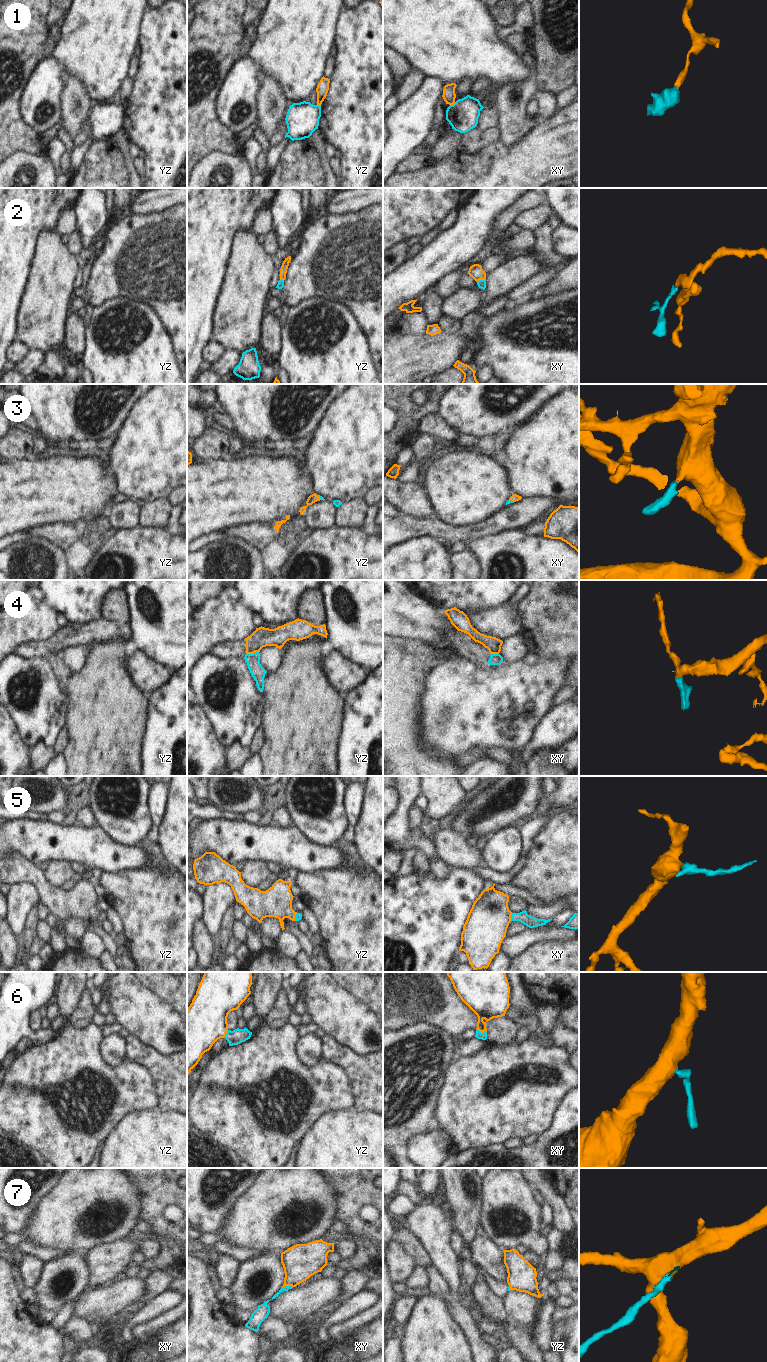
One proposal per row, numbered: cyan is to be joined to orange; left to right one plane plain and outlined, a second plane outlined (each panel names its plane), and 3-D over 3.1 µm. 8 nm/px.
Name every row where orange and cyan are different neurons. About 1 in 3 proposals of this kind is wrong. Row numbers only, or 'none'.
1, 4, 5, 7

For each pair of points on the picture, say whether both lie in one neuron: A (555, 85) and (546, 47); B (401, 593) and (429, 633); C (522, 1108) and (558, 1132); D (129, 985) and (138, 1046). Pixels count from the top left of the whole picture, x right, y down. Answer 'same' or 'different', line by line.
A: same
B: same
C: different
D: different

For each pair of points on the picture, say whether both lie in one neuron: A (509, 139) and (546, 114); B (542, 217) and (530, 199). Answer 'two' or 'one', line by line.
A: two
B: two

